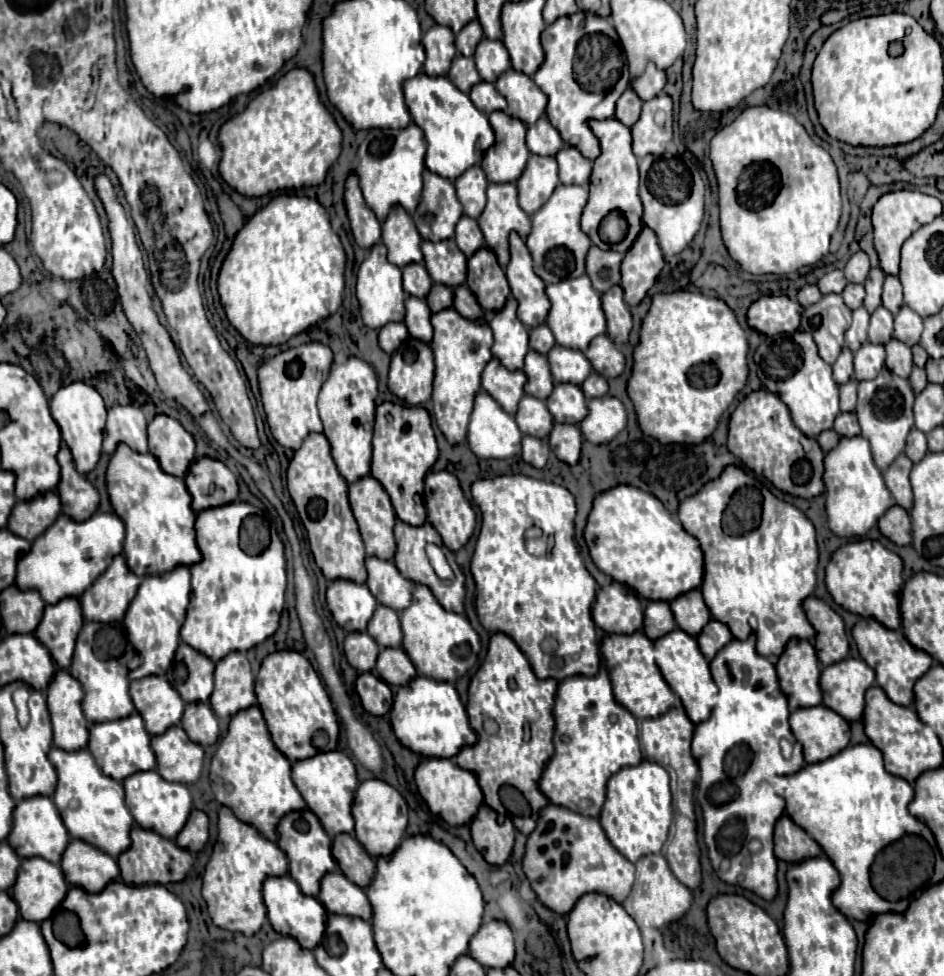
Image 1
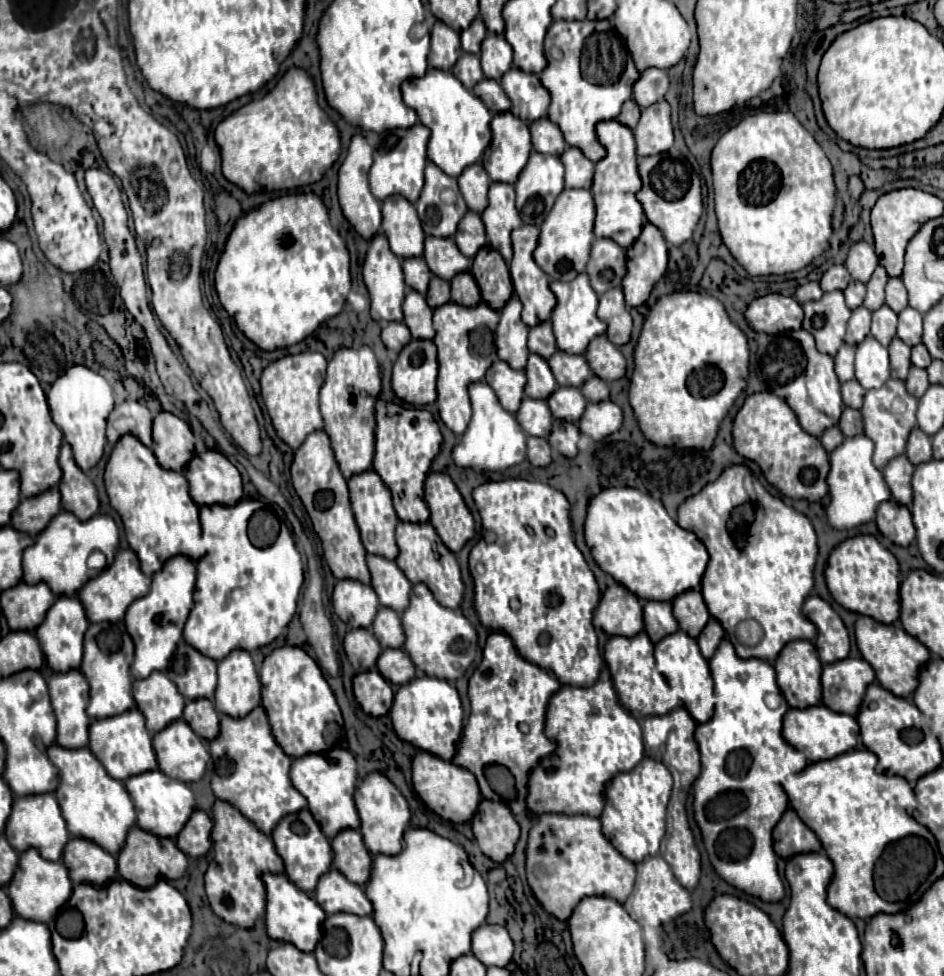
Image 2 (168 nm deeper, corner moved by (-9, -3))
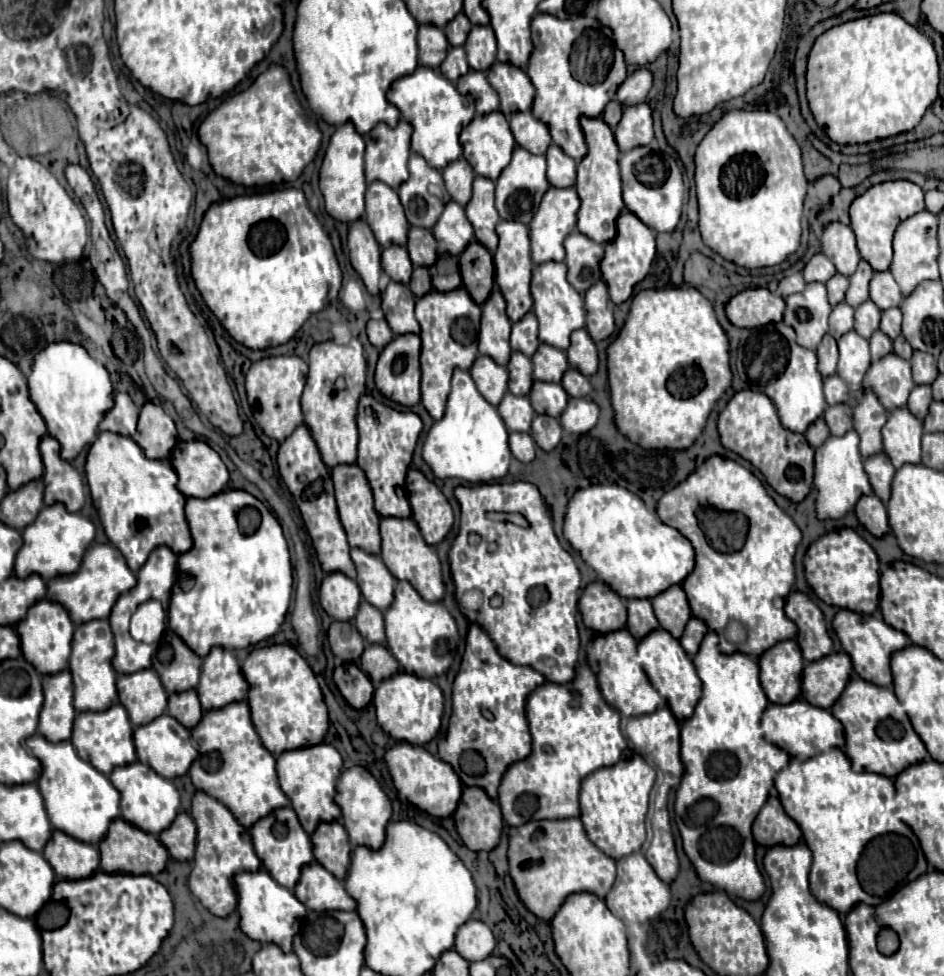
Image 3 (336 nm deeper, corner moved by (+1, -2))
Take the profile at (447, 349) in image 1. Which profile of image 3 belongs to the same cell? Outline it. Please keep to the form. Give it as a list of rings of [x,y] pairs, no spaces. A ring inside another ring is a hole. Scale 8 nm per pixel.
[[[465,287],[449,293],[431,291],[417,299],[415,317],[421,323],[421,403],[433,419],[441,419],[451,391],[453,369],[471,369],[477,359],[481,307],[467,295]]]

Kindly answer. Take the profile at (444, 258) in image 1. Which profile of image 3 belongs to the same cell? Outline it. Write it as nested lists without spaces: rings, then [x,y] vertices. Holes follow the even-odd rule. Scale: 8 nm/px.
[[[411,227],[407,251],[417,267],[431,267],[431,263],[437,259],[437,241],[429,229]]]

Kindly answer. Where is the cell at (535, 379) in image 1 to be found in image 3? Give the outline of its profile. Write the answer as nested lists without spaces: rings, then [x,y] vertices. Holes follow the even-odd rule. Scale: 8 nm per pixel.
[[[513,353],[507,365],[509,369],[509,391],[513,395],[529,395],[533,387],[533,363],[529,357]]]

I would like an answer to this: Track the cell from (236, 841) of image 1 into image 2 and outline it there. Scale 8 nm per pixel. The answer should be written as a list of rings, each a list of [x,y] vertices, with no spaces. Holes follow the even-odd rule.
[[[215,800],[215,804],[213,804],[211,840],[213,840],[213,860],[217,864],[209,864],[209,868],[205,872],[205,892],[207,892],[209,904],[211,904],[213,912],[217,916],[221,916],[225,922],[231,922],[239,928],[253,928],[255,920],[259,916],[263,916],[263,912],[265,912],[265,886],[263,886],[261,874],[263,872],[277,872],[277,874],[283,872],[283,860],[275,852],[273,840],[267,834],[263,834],[253,822],[245,820],[245,816],[241,816],[241,812],[237,812],[237,808],[233,808],[229,802],[223,802],[223,800]]]

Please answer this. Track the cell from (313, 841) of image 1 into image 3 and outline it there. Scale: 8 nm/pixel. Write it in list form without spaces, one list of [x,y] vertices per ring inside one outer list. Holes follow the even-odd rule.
[[[281,807],[277,811],[273,811],[271,815],[259,819],[259,823],[255,823],[255,827],[251,827],[251,837],[253,837],[255,853],[263,861],[263,867],[269,871],[269,875],[277,883],[283,883],[283,887],[293,889],[295,883],[299,881],[301,869],[313,861],[311,839],[303,831],[293,807]]]

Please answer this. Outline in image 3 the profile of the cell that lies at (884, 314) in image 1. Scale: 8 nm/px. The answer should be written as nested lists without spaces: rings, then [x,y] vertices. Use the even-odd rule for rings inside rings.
[[[865,301],[855,309],[855,331],[861,337],[869,339],[879,329],[879,323],[881,323],[881,309],[873,301]]]

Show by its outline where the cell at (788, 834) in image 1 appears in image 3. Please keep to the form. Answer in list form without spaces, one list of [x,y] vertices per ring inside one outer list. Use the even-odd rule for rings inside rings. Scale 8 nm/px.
[[[771,793],[753,823],[753,837],[763,847],[795,845],[801,839],[799,825],[783,811],[777,793]]]

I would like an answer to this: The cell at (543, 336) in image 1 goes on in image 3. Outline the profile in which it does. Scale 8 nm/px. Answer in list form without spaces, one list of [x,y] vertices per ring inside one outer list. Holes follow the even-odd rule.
[[[527,313],[521,321],[513,323],[511,331],[511,349],[519,351],[527,357],[531,357],[537,347],[539,347],[539,337],[537,337],[537,317],[535,313]]]

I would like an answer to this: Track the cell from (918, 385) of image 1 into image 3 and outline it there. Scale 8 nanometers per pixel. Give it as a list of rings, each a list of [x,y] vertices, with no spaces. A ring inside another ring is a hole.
[[[895,353],[875,361],[865,375],[865,387],[871,387],[877,393],[887,411],[905,407],[909,393],[915,387],[911,363]]]

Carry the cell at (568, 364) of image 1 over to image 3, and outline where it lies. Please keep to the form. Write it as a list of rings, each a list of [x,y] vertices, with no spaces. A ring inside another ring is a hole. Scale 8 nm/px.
[[[547,343],[539,345],[539,349],[531,357],[531,361],[533,361],[533,377],[537,381],[561,383],[565,371],[569,369],[565,351],[557,349],[557,347],[551,347]]]

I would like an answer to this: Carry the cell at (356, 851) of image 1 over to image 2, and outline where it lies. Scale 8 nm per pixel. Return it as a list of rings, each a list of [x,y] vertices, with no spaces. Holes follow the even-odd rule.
[[[347,828],[331,840],[333,864],[343,874],[349,876],[355,884],[365,884],[371,876],[371,856],[361,840],[361,832]]]

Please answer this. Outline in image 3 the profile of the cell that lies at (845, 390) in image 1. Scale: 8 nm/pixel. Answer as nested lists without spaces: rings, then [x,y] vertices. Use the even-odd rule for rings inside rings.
[[[831,375],[825,379],[825,385],[823,385],[823,391],[825,391],[825,399],[829,405],[839,405],[839,403],[845,403],[847,397],[849,397],[849,389],[847,385],[843,383],[843,379],[839,379],[839,375]]]

